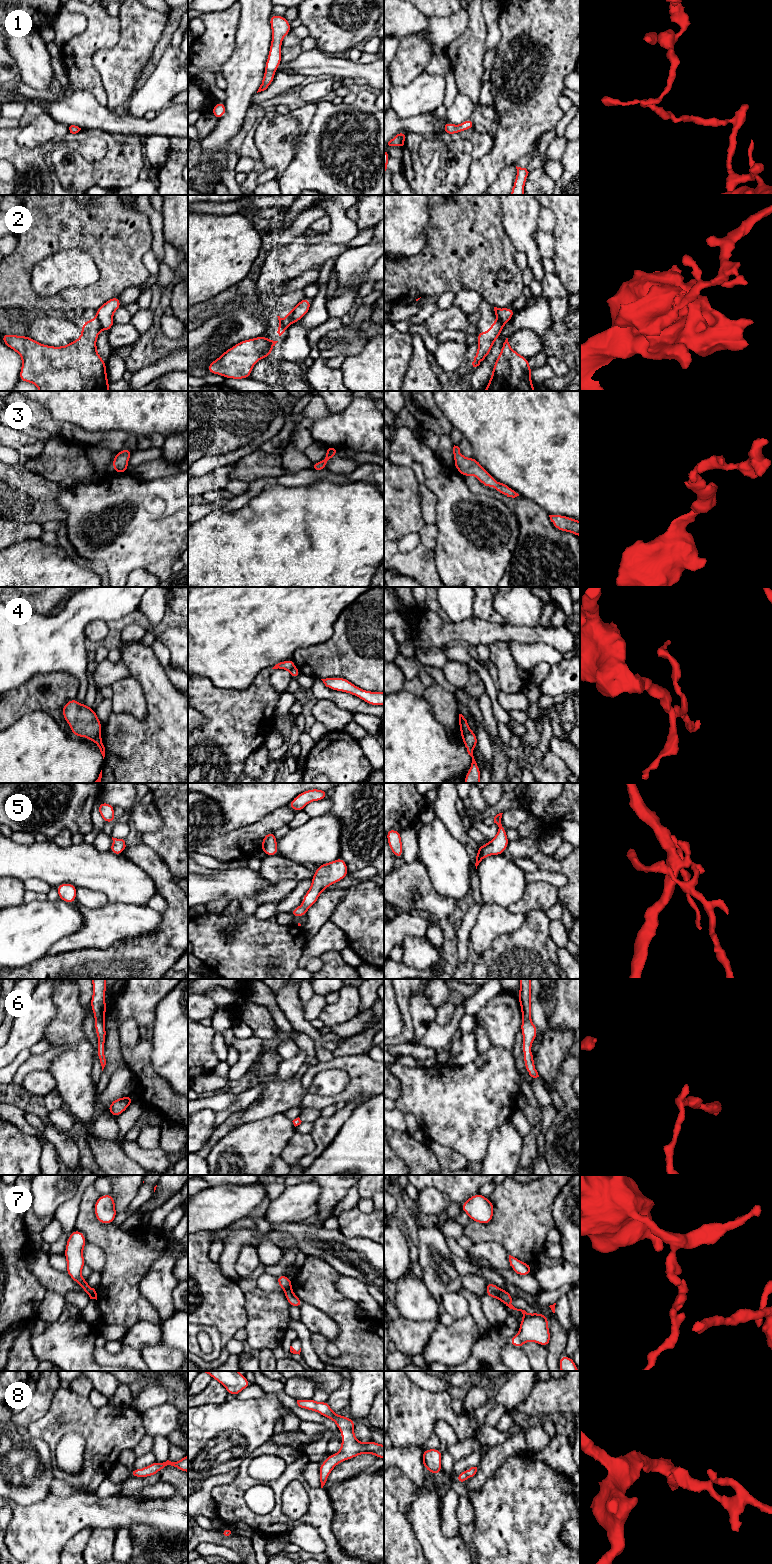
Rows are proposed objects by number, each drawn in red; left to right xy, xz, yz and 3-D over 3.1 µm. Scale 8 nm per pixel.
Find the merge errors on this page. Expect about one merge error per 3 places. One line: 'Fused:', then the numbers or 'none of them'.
Fused: 2, 4, 7

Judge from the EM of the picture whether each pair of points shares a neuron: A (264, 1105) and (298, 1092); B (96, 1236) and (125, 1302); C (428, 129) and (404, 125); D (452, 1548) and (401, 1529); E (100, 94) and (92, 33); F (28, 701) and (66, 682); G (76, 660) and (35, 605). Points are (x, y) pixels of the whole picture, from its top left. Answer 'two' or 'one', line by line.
A: one
B: one
C: one
D: two
E: one
F: one
G: two

